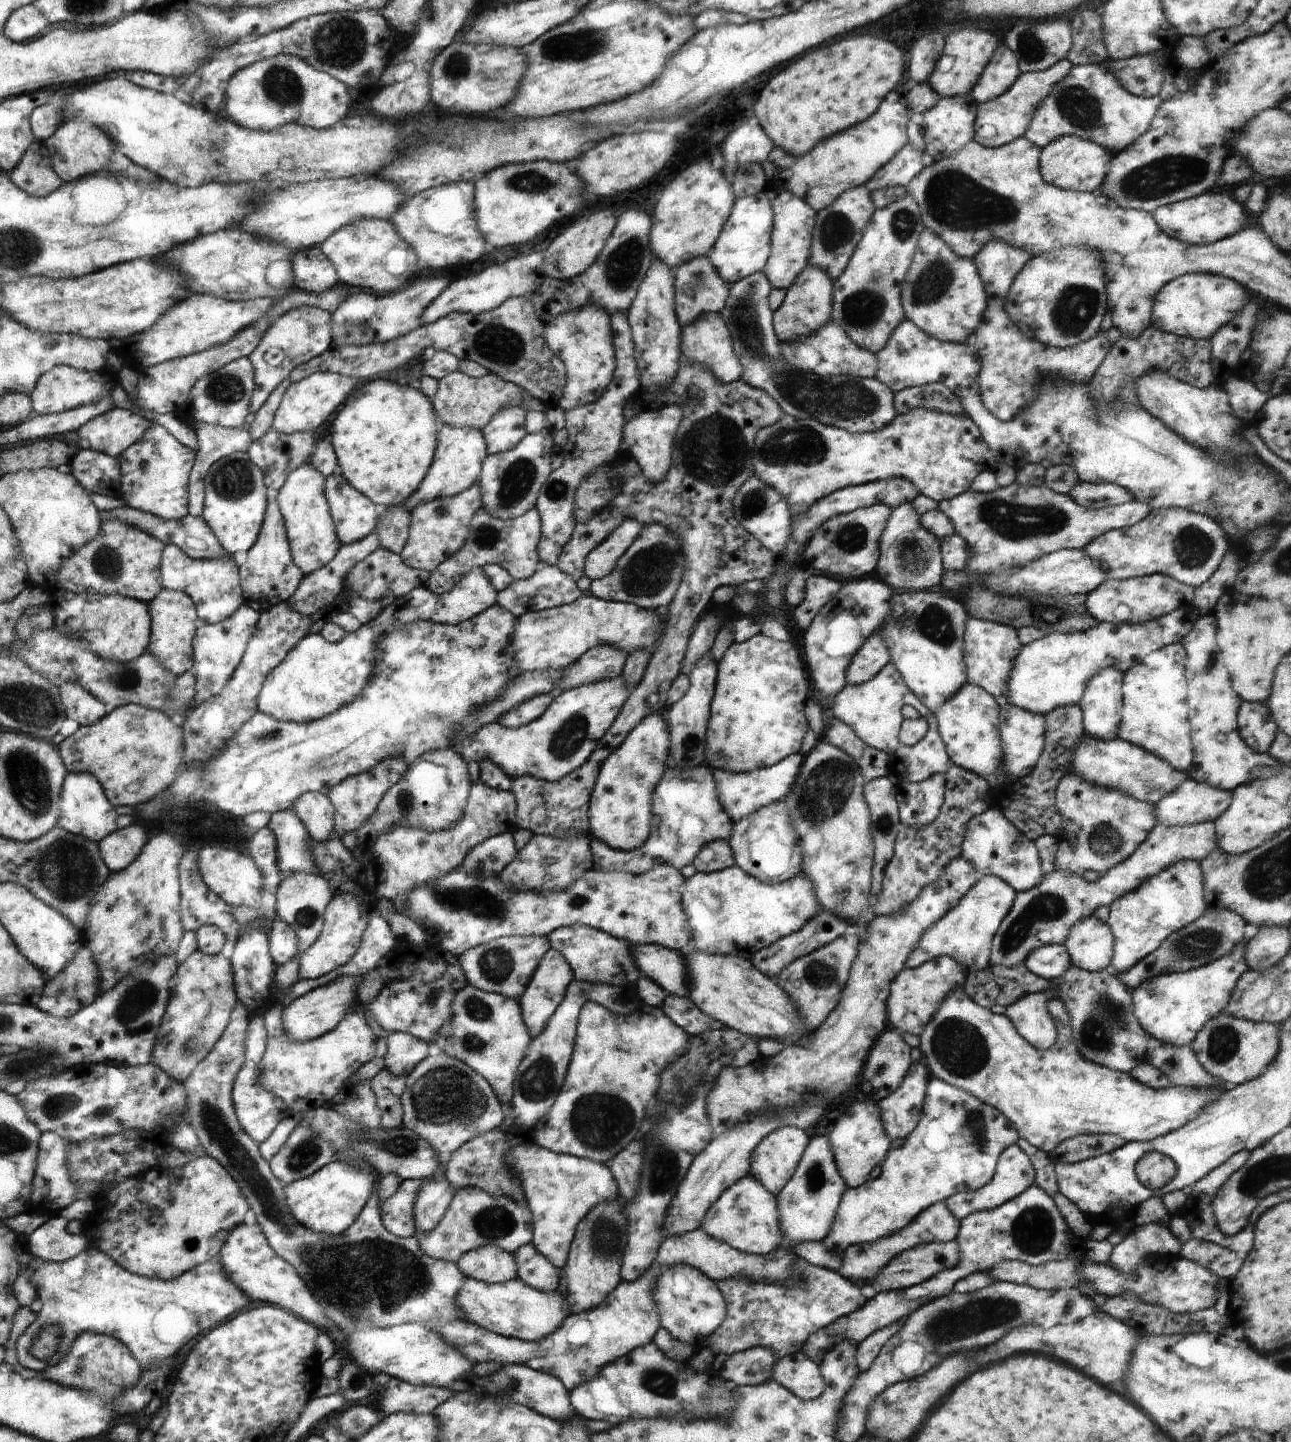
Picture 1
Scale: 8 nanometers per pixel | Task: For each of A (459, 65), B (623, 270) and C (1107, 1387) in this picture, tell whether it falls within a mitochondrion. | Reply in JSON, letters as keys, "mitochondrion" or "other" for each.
{"A":"mitochondrion","B":"mitochondrion","C":"other"}

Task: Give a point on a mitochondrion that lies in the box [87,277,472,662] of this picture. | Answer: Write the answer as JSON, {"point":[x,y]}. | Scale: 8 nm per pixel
{"point":[234,481]}

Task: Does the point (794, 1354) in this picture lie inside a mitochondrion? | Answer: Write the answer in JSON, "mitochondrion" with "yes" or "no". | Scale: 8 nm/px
{"mitochondrion":"no"}

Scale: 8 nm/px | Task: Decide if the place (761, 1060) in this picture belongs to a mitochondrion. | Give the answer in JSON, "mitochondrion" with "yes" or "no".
{"mitochondrion":"no"}

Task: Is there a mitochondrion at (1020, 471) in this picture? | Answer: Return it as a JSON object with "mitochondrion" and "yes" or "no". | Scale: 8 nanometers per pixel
{"mitochondrion":"no"}

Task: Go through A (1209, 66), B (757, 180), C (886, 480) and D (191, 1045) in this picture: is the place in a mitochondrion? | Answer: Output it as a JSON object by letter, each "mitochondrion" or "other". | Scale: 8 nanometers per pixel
{"A":"other","B":"other","C":"other","D":"mitochondrion"}

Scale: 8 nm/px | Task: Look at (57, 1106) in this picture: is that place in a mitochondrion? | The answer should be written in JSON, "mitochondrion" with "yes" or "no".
{"mitochondrion":"yes"}

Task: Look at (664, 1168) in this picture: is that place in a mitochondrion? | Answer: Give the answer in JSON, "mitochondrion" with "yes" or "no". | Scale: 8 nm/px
{"mitochondrion":"yes"}

